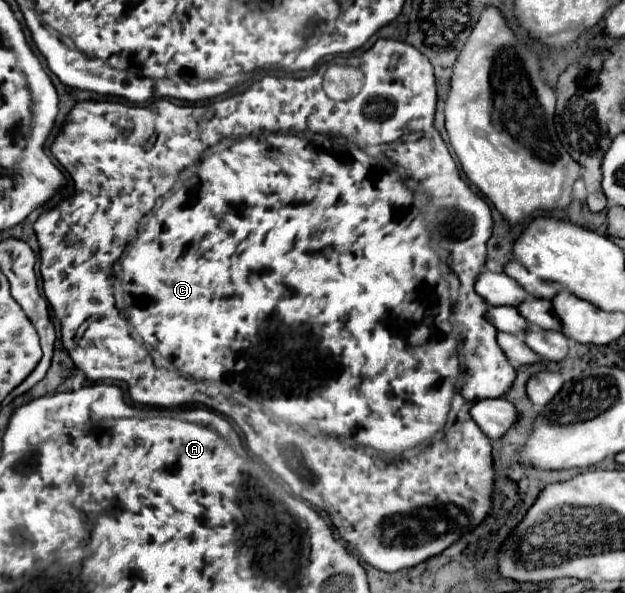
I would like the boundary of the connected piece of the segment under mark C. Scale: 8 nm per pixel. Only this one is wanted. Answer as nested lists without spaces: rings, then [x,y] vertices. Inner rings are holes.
[[[378,39],[366,53],[362,53],[360,57],[350,57],[350,59],[346,59],[346,61],[358,61],[358,63],[354,63],[362,73],[364,73],[364,85],[362,85],[362,89],[360,89],[360,95],[356,95],[356,97],[352,97],[352,99],[346,99],[346,101],[342,101],[342,103],[334,103],[334,99],[330,99],[330,97],[326,97],[326,93],[324,93],[324,89],[322,89],[322,77],[324,77],[324,71],[326,71],[326,65],[322,65],[316,73],[312,73],[312,75],[308,75],[308,77],[304,77],[304,79],[301,78],[293,78],[292,76],[275,76],[267,74],[264,76],[264,79],[262,81],[256,81],[252,87],[248,87],[244,93],[240,93],[240,95],[232,95],[232,97],[226,97],[226,99],[220,99],[220,101],[212,101],[212,103],[206,103],[206,105],[186,105],[186,107],[182,107],[182,105],[174,105],[174,103],[170,103],[170,101],[166,101],[166,99],[158,99],[158,101],[154,101],[154,103],[150,103],[150,105],[122,105],[122,103],[112,103],[112,101],[84,101],[84,103],[78,103],[78,105],[74,105],[74,109],[70,111],[70,115],[68,115],[68,119],[66,119],[66,123],[64,123],[64,127],[62,127],[62,131],[58,133],[58,137],[54,139],[54,143],[52,143],[52,155],[58,159],[58,163],[66,169],[66,173],[72,177],[72,181],[74,181],[74,189],[76,189],[76,193],[74,193],[74,197],[72,199],[68,199],[66,203],[60,203],[58,207],[54,207],[52,211],[46,211],[46,213],[42,213],[40,217],[38,217],[38,221],[34,223],[33,228],[37,237],[38,245],[40,245],[40,273],[42,273],[42,281],[44,281],[44,295],[46,295],[46,299],[50,301],[50,305],[52,305],[52,309],[54,309],[54,313],[56,313],[56,317],[60,319],[60,325],[62,325],[62,343],[64,343],[64,347],[66,347],[66,351],[70,353],[70,357],[72,357],[72,361],[74,361],[74,365],[80,369],[80,371],[84,371],[86,373],[86,377],[90,379],[90,381],[100,381],[100,379],[114,379],[114,381],[124,381],[124,383],[128,383],[128,389],[130,389],[130,397],[132,397],[132,401],[134,403],[140,403],[140,405],[152,405],[152,407],[178,407],[178,405],[190,405],[190,403],[197,403],[200,405],[203,405],[207,408],[211,408],[214,411],[218,411],[222,415],[234,419],[236,421],[236,425],[242,430],[242,433],[244,433],[244,439],[245,443],[247,443],[247,447],[250,450],[250,452],[256,456],[258,460],[260,460],[264,465],[276,476],[279,478],[284,479],[286,481],[287,485],[290,485],[290,489],[292,489],[292,493],[296,495],[296,497],[300,497],[300,499],[306,499],[308,503],[312,503],[312,505],[316,505],[316,507],[320,507],[320,509],[324,509],[328,515],[330,515],[330,519],[332,519],[332,523],[334,523],[334,527],[340,531],[340,537],[342,539],[346,539],[352,547],[354,547],[354,551],[366,561],[366,563],[370,563],[372,567],[376,567],[376,569],[380,569],[380,571],[386,571],[386,573],[394,573],[394,571],[400,571],[400,569],[404,569],[404,567],[414,567],[414,565],[418,565],[418,563],[422,563],[422,561],[426,561],[428,557],[432,557],[432,555],[438,555],[438,553],[442,553],[446,547],[450,547],[450,543],[454,543],[460,535],[464,535],[466,531],[470,531],[470,529],[474,529],[484,517],[486,517],[486,511],[490,509],[490,483],[492,483],[492,463],[490,463],[490,439],[496,439],[498,435],[502,435],[502,431],[508,431],[510,429],[510,423],[514,423],[514,419],[518,419],[518,415],[514,415],[514,405],[510,403],[510,401],[506,401],[506,399],[502,399],[502,395],[510,389],[510,383],[514,383],[514,375],[516,375],[516,371],[514,371],[514,367],[508,363],[508,359],[506,359],[506,355],[502,355],[502,349],[498,347],[498,343],[496,343],[496,329],[486,321],[486,317],[484,317],[484,313],[486,313],[486,301],[482,301],[480,299],[480,295],[476,295],[474,293],[474,281],[476,281],[476,277],[482,273],[482,269],[484,269],[484,261],[486,261],[486,241],[490,239],[490,235],[492,235],[492,217],[490,217],[490,207],[488,207],[488,203],[482,199],[482,197],[478,197],[464,181],[462,181],[462,177],[460,177],[460,171],[458,171],[458,167],[456,167],[456,163],[454,163],[454,159],[450,157],[450,153],[448,153],[448,149],[446,149],[446,145],[444,145],[444,141],[442,141],[442,137],[440,137],[440,133],[434,129],[434,111],[436,111],[436,79],[434,79],[434,71],[432,71],[432,67],[430,67],[430,61],[416,49],[416,47],[410,47],[408,43],[404,43],[404,41],[394,41],[394,39]],[[308,133],[312,133],[312,135],[328,135],[328,133],[338,133],[338,135],[342,135],[342,137],[326,137],[322,143],[314,143],[312,139],[310,139],[310,135]],[[222,139],[234,139],[232,141],[232,145],[230,147],[226,147],[226,149],[220,149],[220,151],[212,151],[210,147],[214,147],[214,145],[218,145]],[[382,143],[388,143],[388,145],[394,145],[394,151],[392,153],[388,153],[386,157],[390,159],[390,161],[394,161],[394,163],[398,163],[400,167],[404,167],[404,171],[406,171],[406,179],[407,181],[404,181],[400,175],[390,175],[386,169],[380,169],[378,165],[376,165],[376,161],[374,159],[370,159],[360,147],[366,147],[366,145],[382,145]],[[188,167],[192,167],[192,177],[190,179],[186,179],[184,183],[182,181],[178,181],[180,179],[180,175],[182,175],[182,171],[186,171]],[[412,189],[415,189],[416,192],[419,190],[424,193],[424,195],[419,195],[419,200],[422,204],[422,209],[426,210],[426,213],[422,215],[422,211],[418,211],[412,203],[414,203],[414,191]],[[166,195],[170,195],[166,201],[164,201],[164,205],[148,219],[148,223],[144,225],[144,229],[142,231],[138,231],[138,227],[140,227],[140,219],[156,205],[156,201],[160,199],[160,197],[166,197]],[[392,219],[394,219],[394,229],[384,229],[388,223],[392,223]],[[430,241],[434,243],[434,247],[440,247],[440,249],[446,249],[446,251],[450,251],[450,269],[452,269],[452,273],[454,275],[458,275],[460,277],[460,295],[458,295],[458,301],[456,301],[456,305],[454,305],[454,313],[452,313],[452,323],[454,325],[460,325],[455,326],[455,333],[459,336],[459,343],[462,343],[462,363],[464,363],[464,367],[466,367],[466,375],[468,375],[468,381],[462,385],[462,397],[466,399],[466,405],[462,407],[462,415],[458,415],[458,419],[456,419],[456,423],[450,427],[450,431],[448,431],[448,435],[442,439],[442,441],[436,441],[436,439],[432,439],[442,427],[444,427],[444,423],[446,423],[446,415],[448,415],[448,411],[450,411],[450,401],[452,401],[452,395],[454,395],[454,383],[458,381],[458,377],[460,377],[460,371],[458,371],[458,343],[454,343],[454,339],[456,339],[456,335],[452,333],[452,329],[450,329],[450,321],[448,321],[448,317],[450,317],[450,305],[448,305],[448,285],[446,285],[446,281],[442,281],[440,279],[440,269],[438,269],[438,265],[440,265],[440,259],[438,259],[438,255],[430,249]],[[128,243],[132,243],[132,247],[134,247],[134,255],[126,255],[126,259],[122,259],[122,267],[126,267],[126,295],[130,297],[130,303],[132,303],[132,309],[130,309],[130,315],[128,315],[128,319],[120,313],[120,309],[116,307],[116,301],[114,301],[114,289],[112,289],[112,283],[114,283],[114,277],[112,277],[112,267],[114,267],[114,263],[120,259],[120,255],[124,253],[124,249],[126,249],[126,245]],[[157,352],[160,353],[160,355],[164,355],[164,357],[168,357],[168,359],[172,359],[172,363],[174,363],[174,369],[166,369],[166,368],[160,368],[156,367],[154,365],[154,361],[152,358],[152,353]],[[252,357],[260,357],[260,373],[270,373],[270,375],[226,375],[226,371],[232,371],[232,367],[236,367],[238,363],[242,363],[242,361],[252,361]],[[432,439],[432,445],[428,445],[428,447],[424,447],[424,449],[420,449],[418,453],[416,453],[416,459],[414,459],[414,455],[412,457],[406,457],[406,461],[398,462],[395,465],[388,465],[388,463],[384,463],[384,465],[378,465],[378,460],[376,457],[373,457],[372,454],[372,462],[370,459],[370,449],[374,449],[376,453],[380,453],[380,455],[384,455],[384,457],[398,457],[398,455],[402,455],[406,449],[412,449],[412,447],[418,447],[418,445],[422,445],[422,443],[428,443]]]

